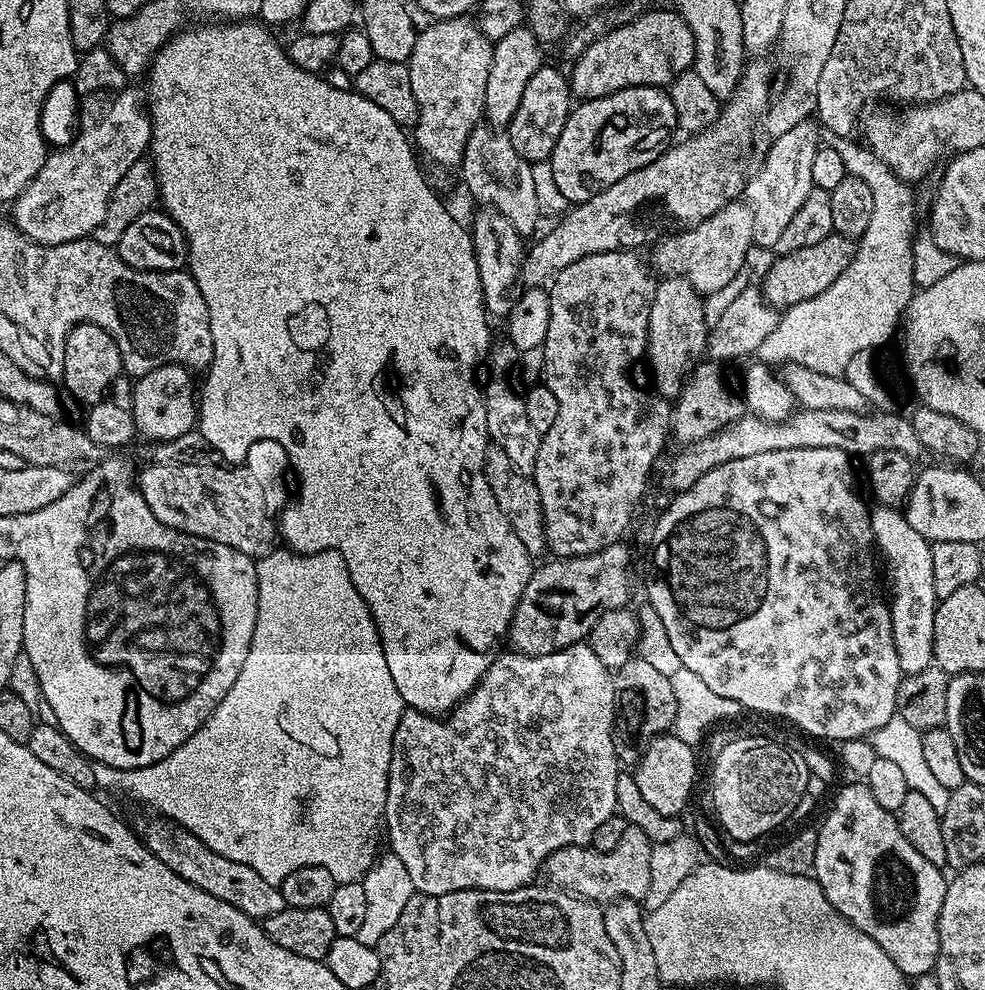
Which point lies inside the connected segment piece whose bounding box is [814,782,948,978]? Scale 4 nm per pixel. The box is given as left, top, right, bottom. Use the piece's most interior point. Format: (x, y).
(869, 873)

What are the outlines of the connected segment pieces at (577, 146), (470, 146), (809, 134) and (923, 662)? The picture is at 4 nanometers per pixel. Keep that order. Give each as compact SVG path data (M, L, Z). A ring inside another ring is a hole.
M634 86L577 103L566 118L566 126L562 126L558 146L554 146L551 164L555 185L569 205L585 204L594 198L594 194L606 191L611 184L617 184L620 180L628 180L634 170L644 168L667 152L674 140L672 132L676 131L674 102L664 88Z
M478 126L473 130L464 147L463 172L469 194L474 199L481 200L484 203L481 205L502 214L502 218L514 226L521 238L528 238L535 230L536 223L541 222L532 165L521 158L514 146L510 146L510 138L503 131L488 126Z
M806 119L797 124L791 130L775 137L772 146L766 156L764 166L747 181L744 196L751 206L754 218L754 240L758 247L773 249L779 239L779 235L786 230L786 225L794 218L802 203L812 189L812 165L820 147L818 141L819 125L813 119Z
M876 506L871 513L875 547L883 563L884 560L888 563L888 572L892 575L890 607L900 671L904 674L925 672L933 663L934 614L938 603L934 590L934 562L930 562L932 544L910 526L903 511Z

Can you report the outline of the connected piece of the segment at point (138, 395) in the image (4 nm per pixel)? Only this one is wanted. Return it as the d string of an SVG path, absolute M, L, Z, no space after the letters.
M167 364L150 370L150 374L141 376L135 381L136 389L132 392L132 404L130 403L132 422L137 433L141 432L146 439L152 440L148 442L173 440L178 438L178 434L193 431L198 420L198 400L194 395L194 388L192 392L192 376L193 373L180 364Z

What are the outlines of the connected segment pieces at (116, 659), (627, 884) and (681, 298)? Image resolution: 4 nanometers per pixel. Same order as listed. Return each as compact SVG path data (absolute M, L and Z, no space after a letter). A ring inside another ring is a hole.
M124 454L105 455L99 462L93 463L89 467L92 469L81 480L79 477L73 483L72 488L62 498L58 498L58 502L50 502L50 506L42 506L42 510L34 510L27 519L20 520L15 559L19 560L22 567L26 570L26 614L24 615L23 655L26 657L26 660L32 663L32 668L36 671L36 680L40 683L40 692L44 695L45 702L52 707L53 717L51 716L51 719L56 727L63 730L66 738L70 738L70 742L74 742L77 750L96 764L105 764L111 768L141 768L142 766L150 766L159 760L164 760L171 752L178 750L178 746L182 746L188 741L204 725L206 718L210 718L210 714L218 706L218 702L222 702L222 698L226 698L226 694L230 694L230 686L234 686L234 682L238 679L238 674L242 674L242 665L246 663L246 654L250 654L250 642L254 638L254 626L256 625L256 615L258 614L258 582L256 581L256 560L253 557L242 554L230 546L222 546L222 542L210 542L197 536L188 536L185 532L179 532L165 524L157 524L150 506L146 506L146 502L140 493L137 469L132 469L131 462L126 457L120 455Z
M628 826L616 849L609 853L598 853L591 846L576 845L558 850L550 857L546 873L553 885L590 900L601 906L607 906L613 900L643 901L646 890L650 890L650 850L652 840L646 838L642 830Z
M680 276L663 277L657 283L652 299L646 353L661 399L674 400L680 395L687 376L707 349L707 333L708 325L701 295Z

